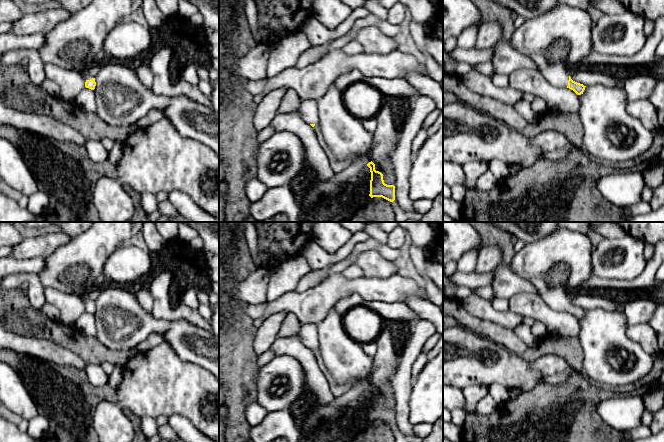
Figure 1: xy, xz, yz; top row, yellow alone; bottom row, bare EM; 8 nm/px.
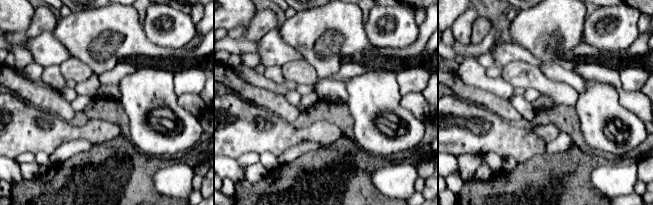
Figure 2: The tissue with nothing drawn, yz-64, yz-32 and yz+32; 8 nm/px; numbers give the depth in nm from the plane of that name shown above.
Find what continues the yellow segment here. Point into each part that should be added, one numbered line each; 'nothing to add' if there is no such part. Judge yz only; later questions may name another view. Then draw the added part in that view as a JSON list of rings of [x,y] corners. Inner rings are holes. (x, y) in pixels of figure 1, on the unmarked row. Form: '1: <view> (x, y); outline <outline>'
1: yz (560, 263); outline [[[561,227],[516,251],[510,268],[532,283],[547,306],[567,311],[568,294],[593,276],[591,242],[587,234]]]

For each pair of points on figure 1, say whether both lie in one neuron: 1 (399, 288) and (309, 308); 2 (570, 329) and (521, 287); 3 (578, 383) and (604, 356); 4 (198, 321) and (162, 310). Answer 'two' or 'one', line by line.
1: one
2: two
3: two
4: one

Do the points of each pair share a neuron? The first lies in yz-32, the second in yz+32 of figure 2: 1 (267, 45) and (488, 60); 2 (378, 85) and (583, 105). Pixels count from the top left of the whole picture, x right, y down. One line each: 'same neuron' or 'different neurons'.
1: different neurons
2: same neuron

